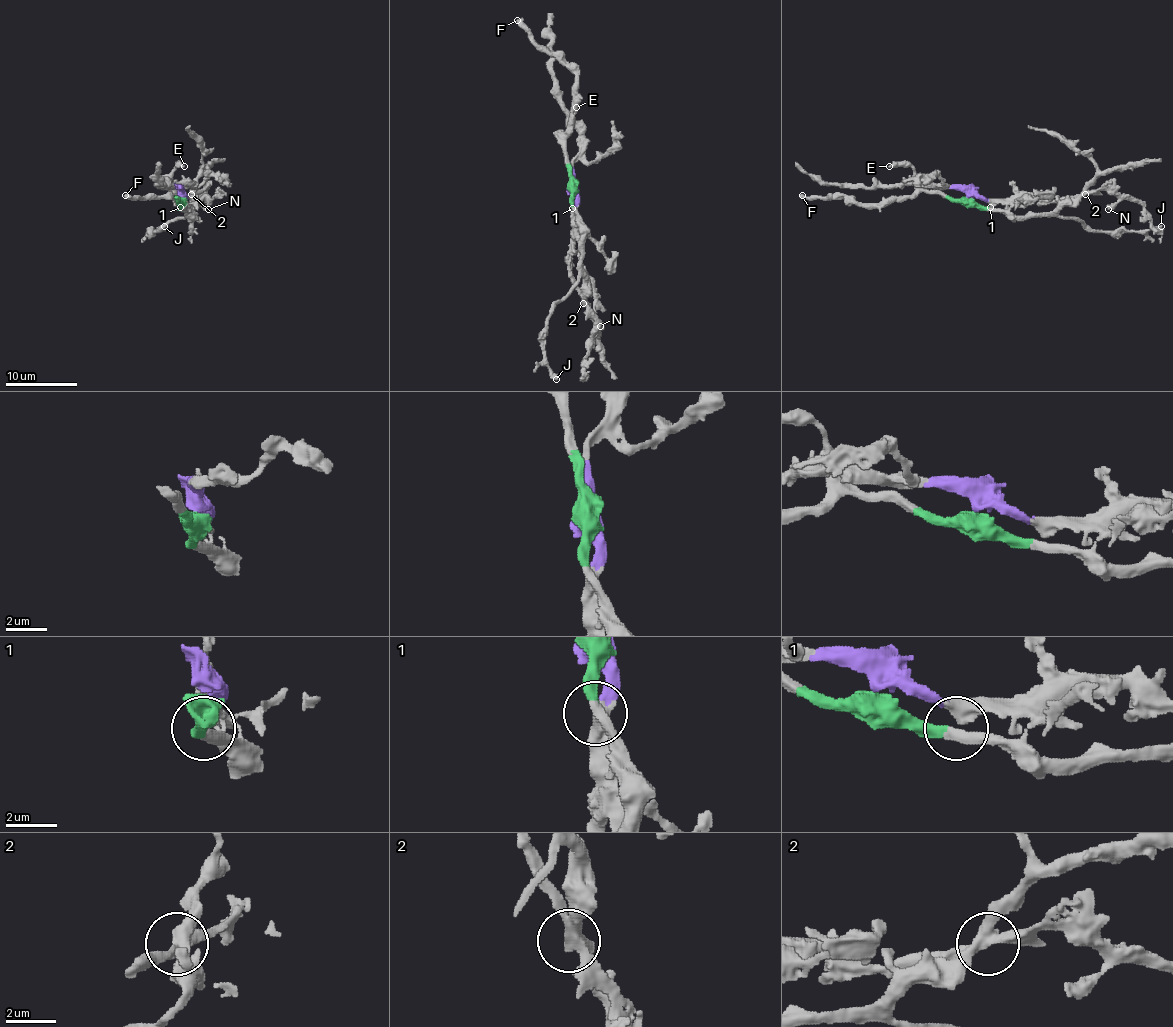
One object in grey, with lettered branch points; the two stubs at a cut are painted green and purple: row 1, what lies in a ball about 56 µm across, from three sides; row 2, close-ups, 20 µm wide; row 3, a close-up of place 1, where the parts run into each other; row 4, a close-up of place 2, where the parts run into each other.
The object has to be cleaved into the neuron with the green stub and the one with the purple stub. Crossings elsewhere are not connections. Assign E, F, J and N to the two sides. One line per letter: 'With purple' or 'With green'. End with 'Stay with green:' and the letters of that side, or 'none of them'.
E: With green
F: With green
J: With green
N: With purple
Stay with green: E, F, J

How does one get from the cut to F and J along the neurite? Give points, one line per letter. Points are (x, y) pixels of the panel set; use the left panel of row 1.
F: (180, 198), (173, 191), (184, 204), (173, 198), (128, 198), (125, 195)
J: (180, 198), (180, 207), (189, 216), (177, 216), (152, 231), (164, 225)

